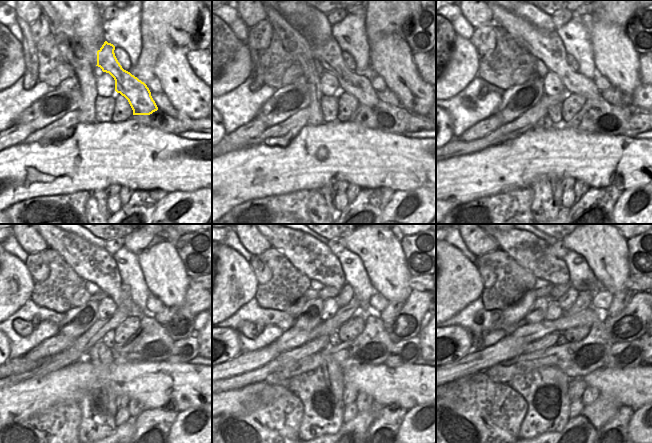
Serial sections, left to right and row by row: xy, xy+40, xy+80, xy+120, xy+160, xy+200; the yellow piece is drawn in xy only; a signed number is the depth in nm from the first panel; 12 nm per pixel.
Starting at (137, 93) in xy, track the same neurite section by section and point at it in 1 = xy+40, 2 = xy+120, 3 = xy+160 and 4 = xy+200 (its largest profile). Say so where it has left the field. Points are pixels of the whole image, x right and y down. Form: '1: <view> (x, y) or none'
1: xy+40 (329, 54)
2: xy+120 (92, 263)
3: xy+160 (311, 257)
4: xy+200 (532, 253)

